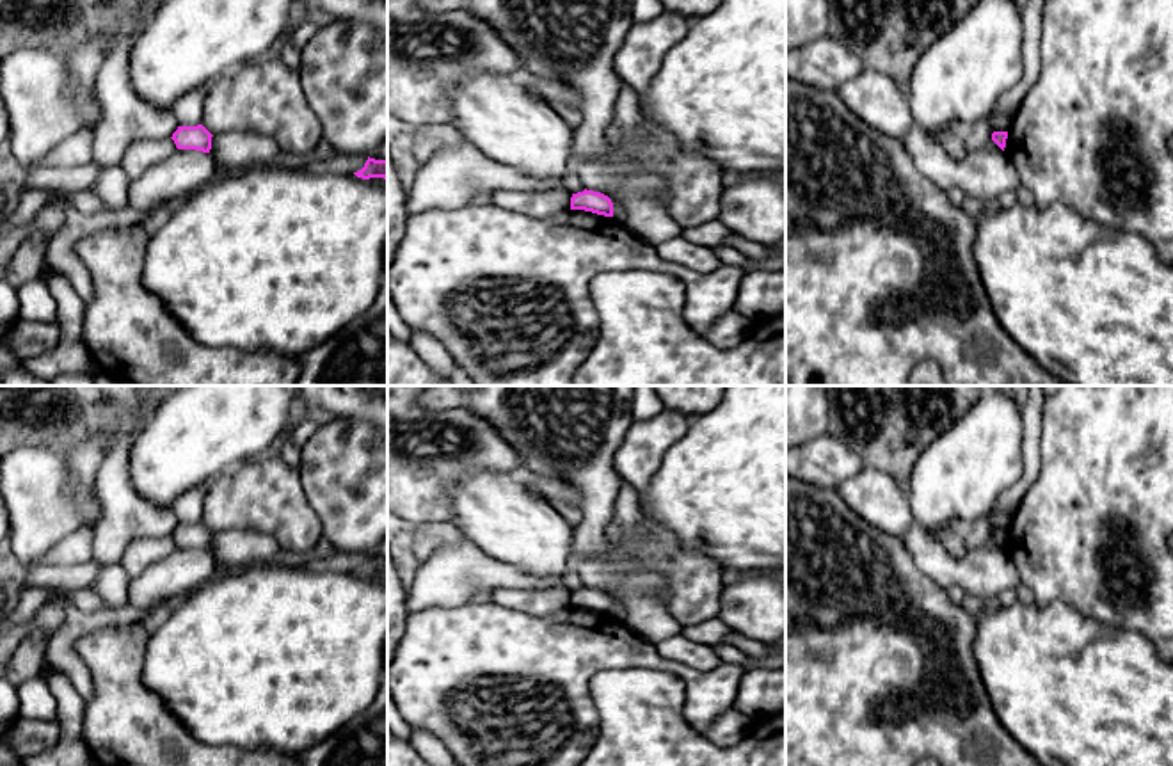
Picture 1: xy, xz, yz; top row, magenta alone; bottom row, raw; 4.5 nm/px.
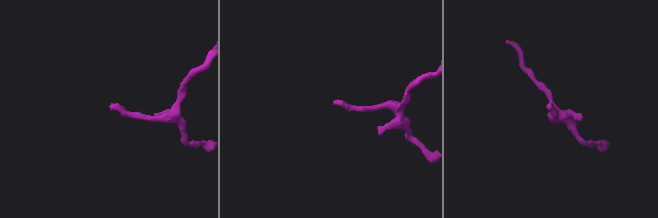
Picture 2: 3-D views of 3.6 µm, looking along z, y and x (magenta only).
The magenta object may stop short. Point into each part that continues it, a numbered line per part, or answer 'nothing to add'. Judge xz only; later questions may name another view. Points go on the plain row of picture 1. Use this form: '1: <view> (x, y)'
nothing to add

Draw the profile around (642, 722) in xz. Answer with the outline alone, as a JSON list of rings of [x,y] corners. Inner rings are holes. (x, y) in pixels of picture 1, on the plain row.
[[[608,668],[597,672],[588,690],[599,713],[599,734],[588,755],[579,766],[786,766],[786,709],[775,714],[764,714],[752,720],[746,736],[734,746],[718,746],[704,734],[697,732],[684,718],[684,684],[670,672],[654,668]]]

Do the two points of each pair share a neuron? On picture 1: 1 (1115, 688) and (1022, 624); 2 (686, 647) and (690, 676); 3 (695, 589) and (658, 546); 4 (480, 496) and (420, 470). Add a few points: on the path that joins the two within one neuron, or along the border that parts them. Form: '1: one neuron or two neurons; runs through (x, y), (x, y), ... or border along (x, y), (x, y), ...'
1: one neuron; runs through (1092, 688), (1086, 688), (1045, 647)
2: two neurons; border along (654, 644), (670, 660), (699, 670), (722, 663)
3: one neuron; runs through (688, 578), (667, 557)
4: two neurons; border along (489, 470), (448, 489), (446, 519)

